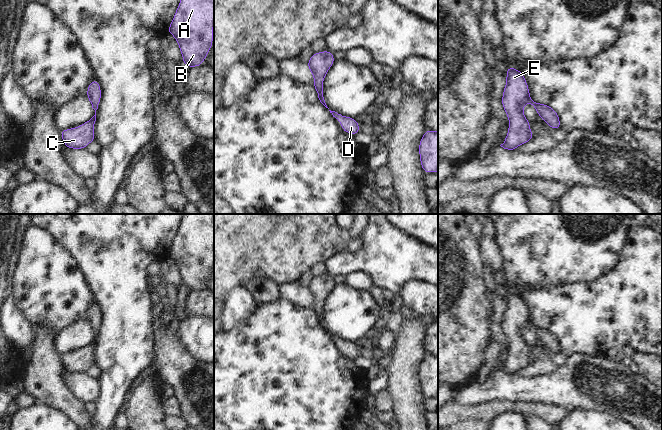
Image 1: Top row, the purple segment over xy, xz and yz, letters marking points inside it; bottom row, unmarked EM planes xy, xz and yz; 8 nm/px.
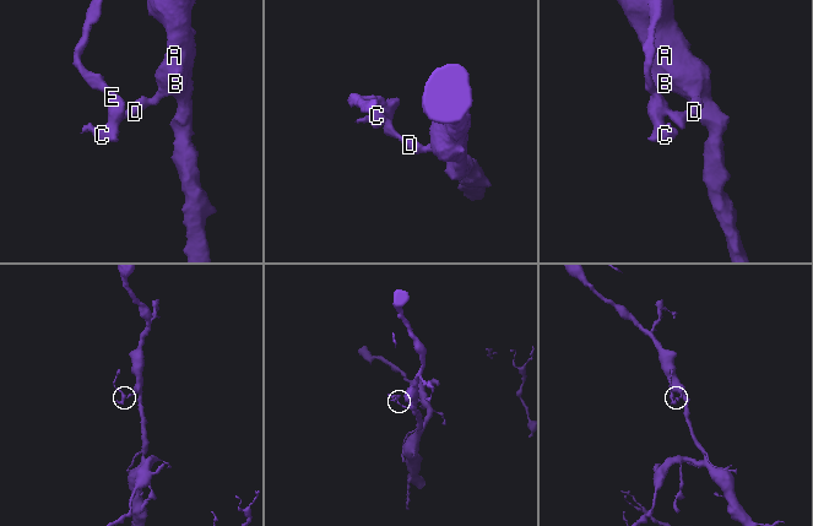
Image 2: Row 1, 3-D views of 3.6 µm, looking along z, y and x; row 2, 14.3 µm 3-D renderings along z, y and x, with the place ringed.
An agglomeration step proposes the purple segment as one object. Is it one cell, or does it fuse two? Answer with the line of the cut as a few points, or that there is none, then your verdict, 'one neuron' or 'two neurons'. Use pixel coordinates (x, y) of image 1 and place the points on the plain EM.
no cut | one neuron

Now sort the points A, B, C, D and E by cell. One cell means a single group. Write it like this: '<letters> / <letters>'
A B C D E

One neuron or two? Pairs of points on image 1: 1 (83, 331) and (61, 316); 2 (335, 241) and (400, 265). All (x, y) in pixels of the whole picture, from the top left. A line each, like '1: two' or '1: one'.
1: two
2: two

